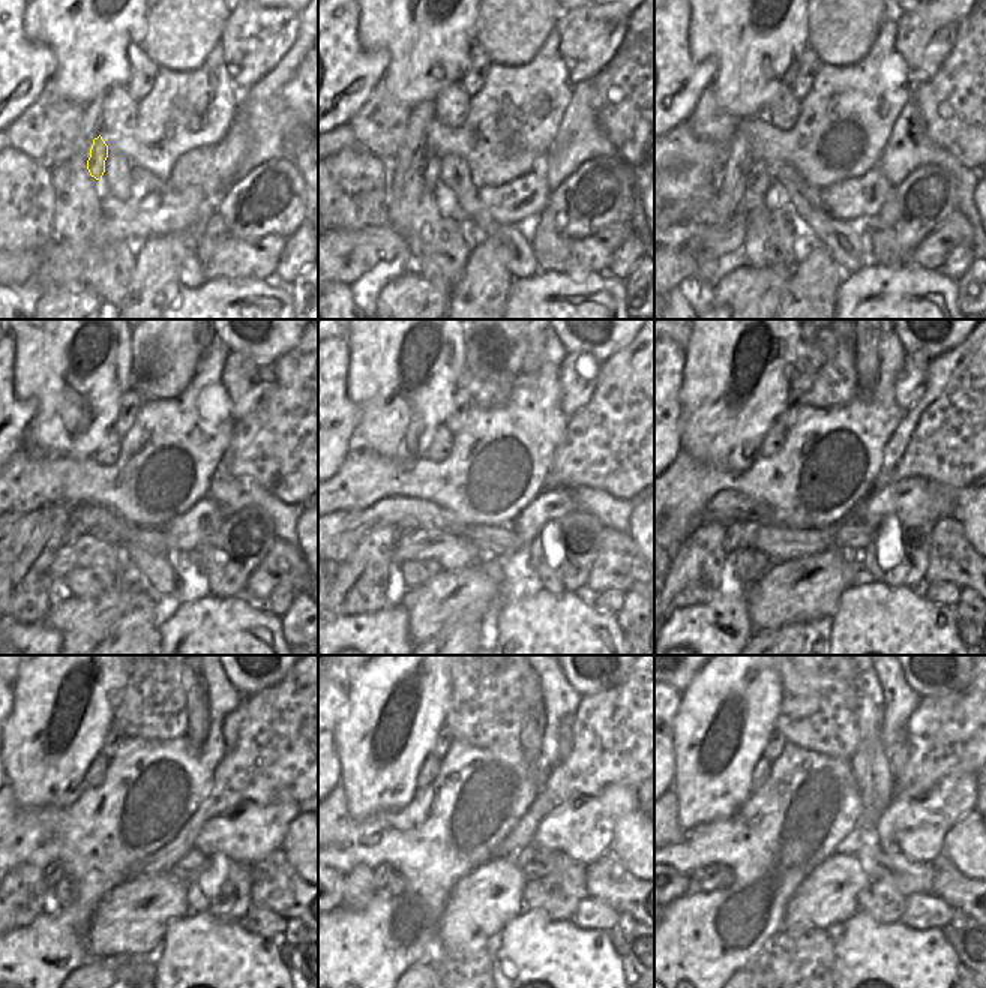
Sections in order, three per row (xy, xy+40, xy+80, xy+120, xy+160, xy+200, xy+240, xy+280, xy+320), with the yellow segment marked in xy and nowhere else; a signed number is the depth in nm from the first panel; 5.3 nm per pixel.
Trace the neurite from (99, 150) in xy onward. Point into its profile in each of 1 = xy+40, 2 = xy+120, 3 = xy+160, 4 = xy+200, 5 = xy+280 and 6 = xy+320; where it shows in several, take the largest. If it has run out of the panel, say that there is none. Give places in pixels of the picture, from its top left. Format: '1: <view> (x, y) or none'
1: xy+40 (429, 167)
2: xy+120 (75, 528)
3: xy+160 (407, 525)
4: xy+200 (739, 534)
5: xy+280 (383, 874)
6: xy+320 (716, 876)

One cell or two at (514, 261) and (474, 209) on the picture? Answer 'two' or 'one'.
one

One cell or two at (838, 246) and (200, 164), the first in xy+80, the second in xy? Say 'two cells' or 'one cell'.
two cells

